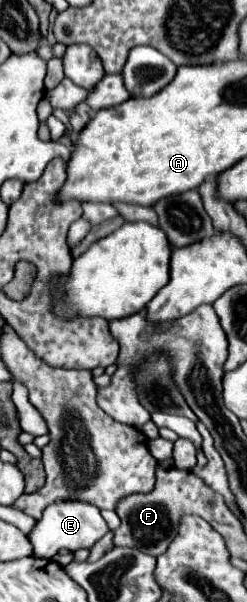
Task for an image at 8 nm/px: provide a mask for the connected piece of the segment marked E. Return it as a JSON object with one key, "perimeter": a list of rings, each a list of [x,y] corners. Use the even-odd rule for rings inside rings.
{"perimeter":[[[67,501],[67,503],[59,503],[59,505],[49,505],[43,511],[43,517],[37,521],[35,529],[29,533],[29,541],[33,543],[35,557],[51,559],[59,549],[69,549],[69,551],[89,549],[107,531],[109,531],[109,527],[103,521],[99,509],[95,509],[93,505],[83,505],[79,501]]]}

